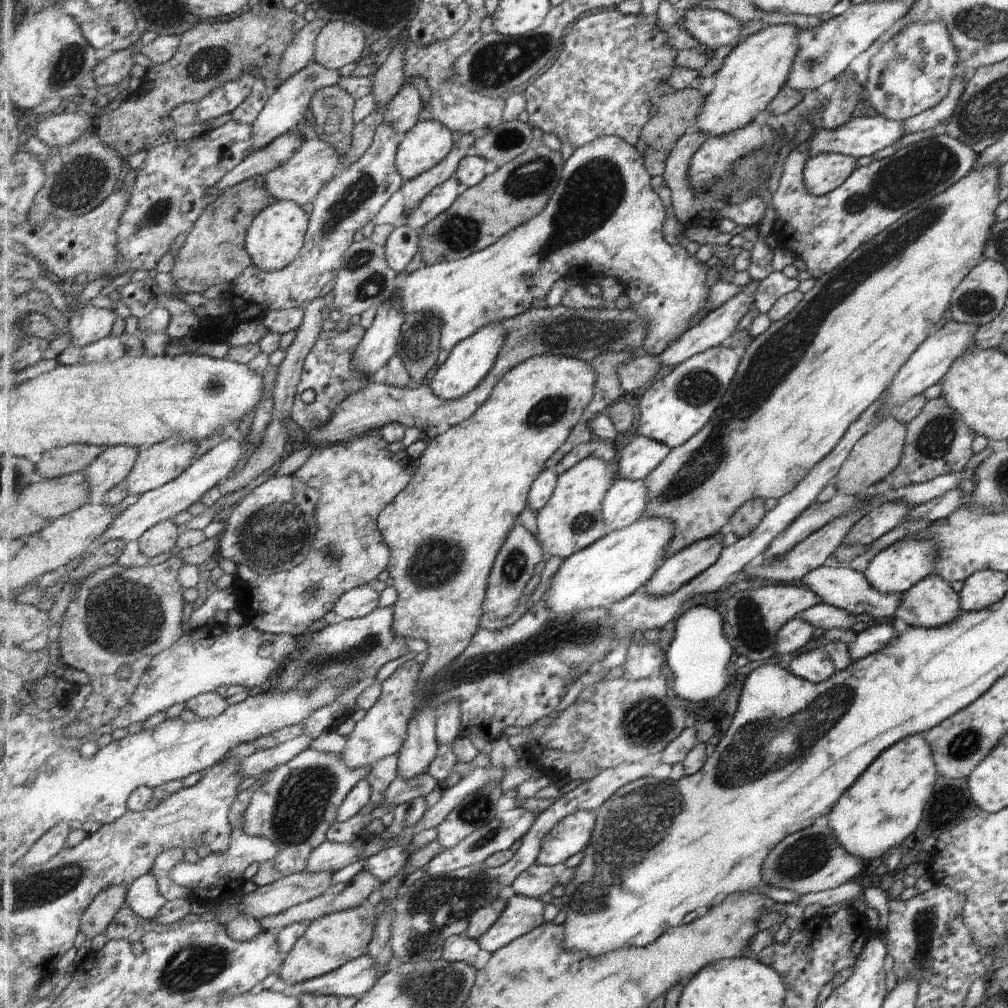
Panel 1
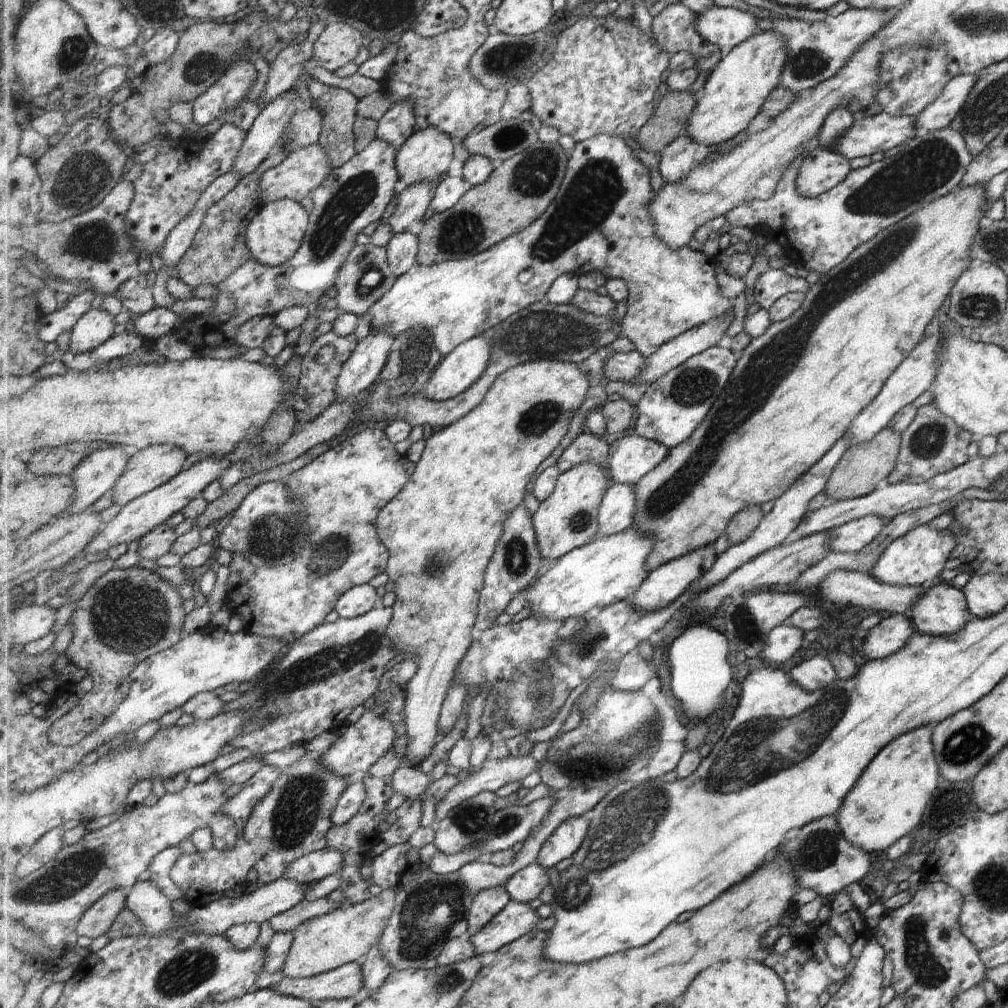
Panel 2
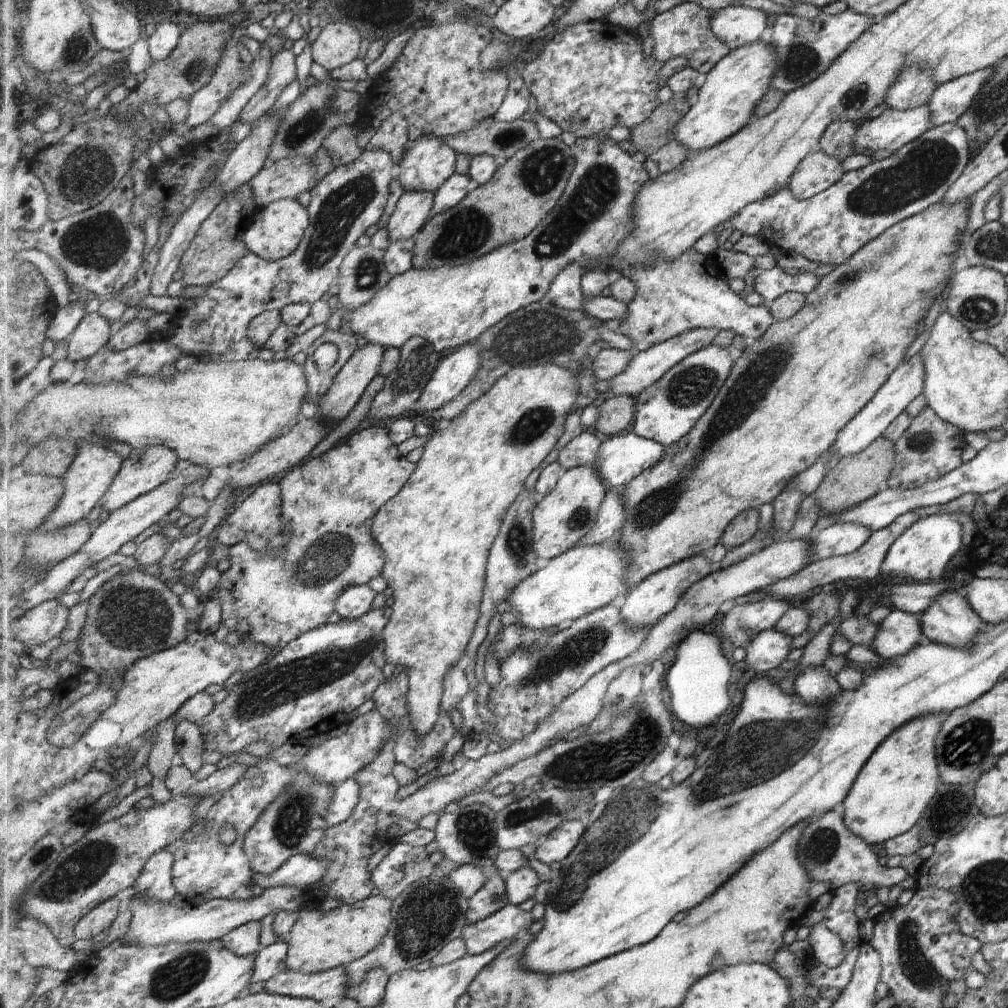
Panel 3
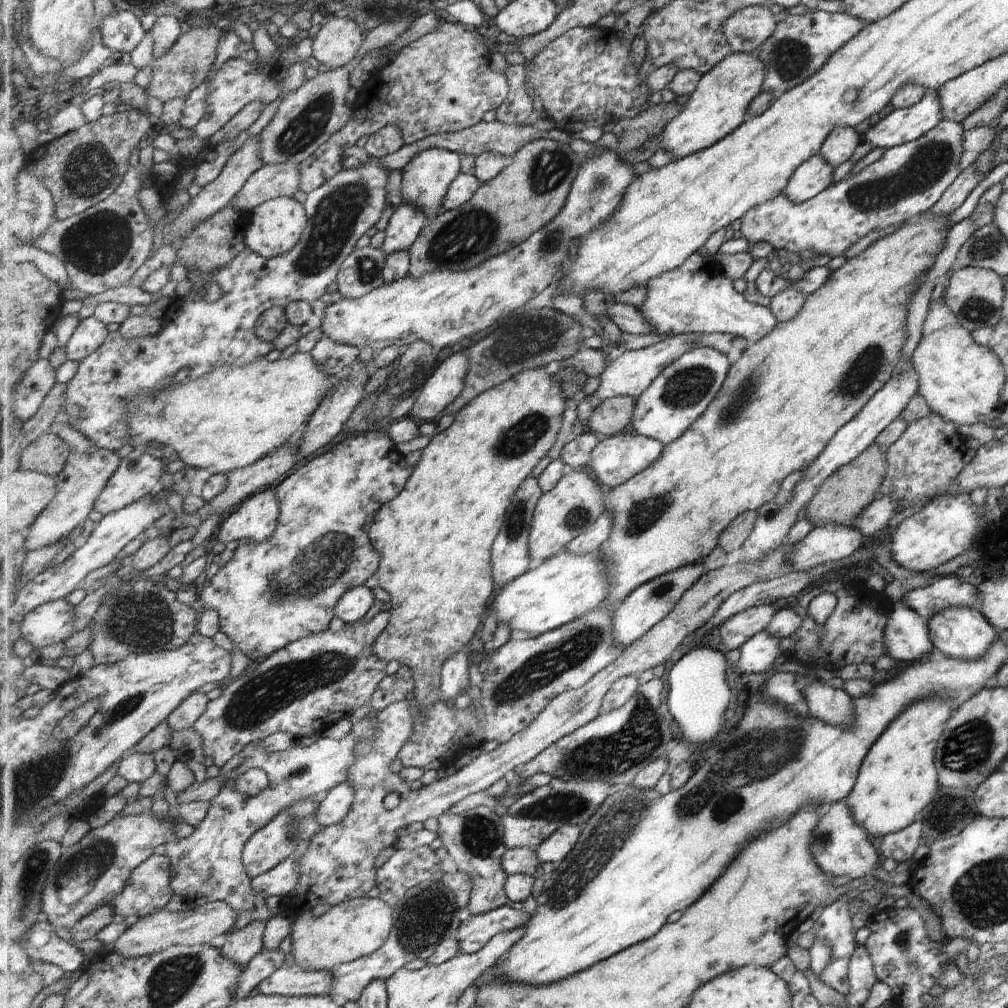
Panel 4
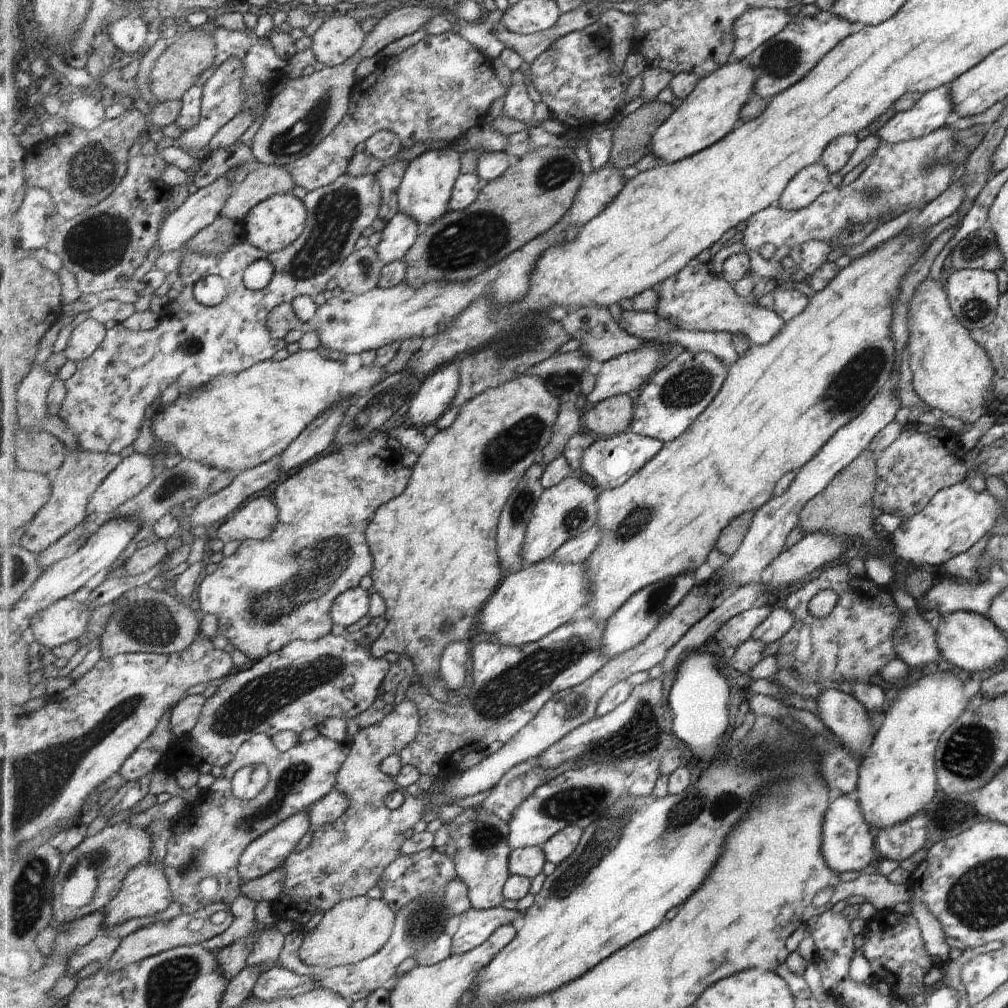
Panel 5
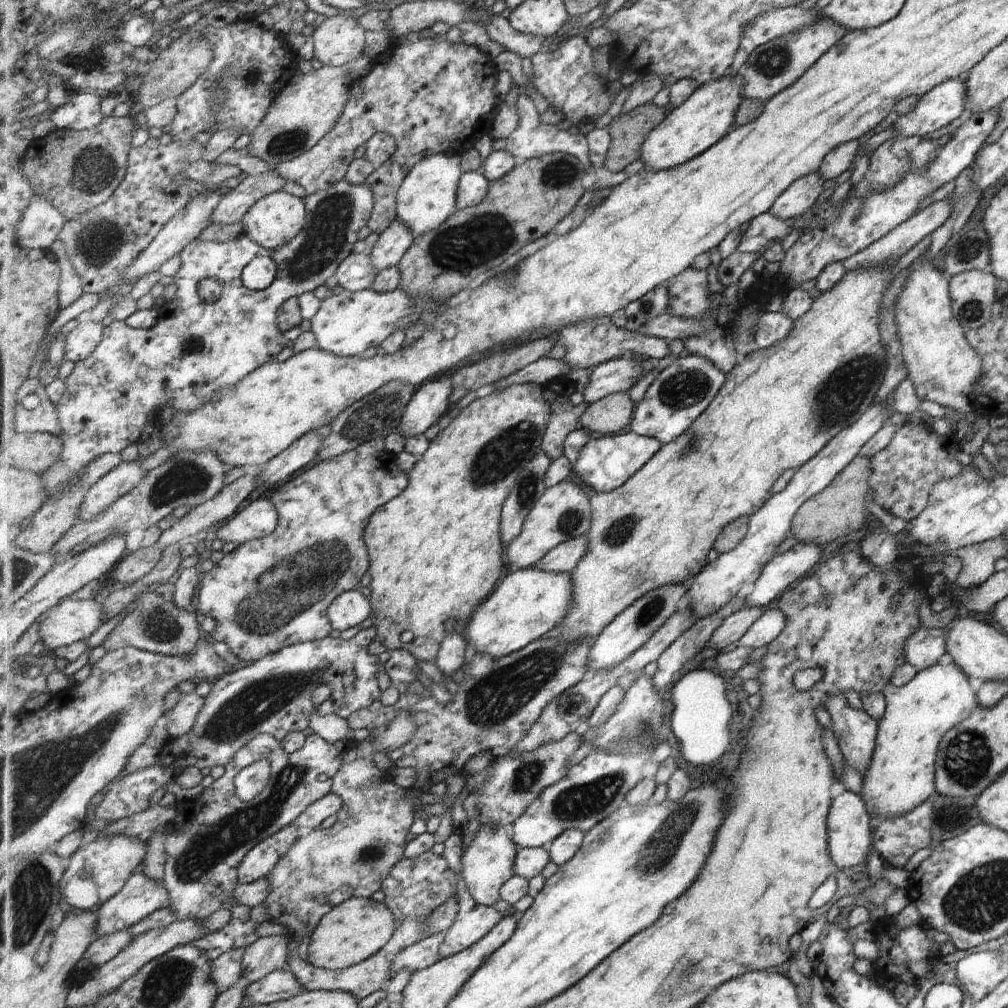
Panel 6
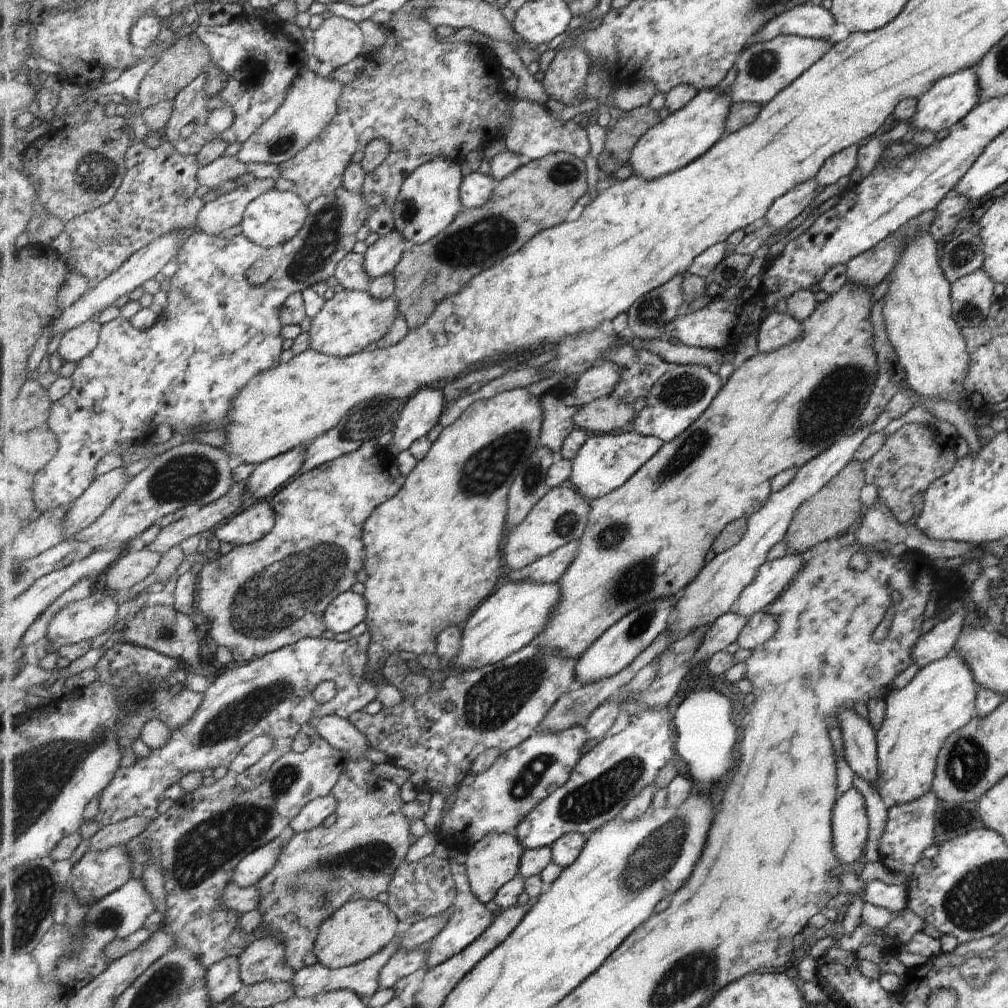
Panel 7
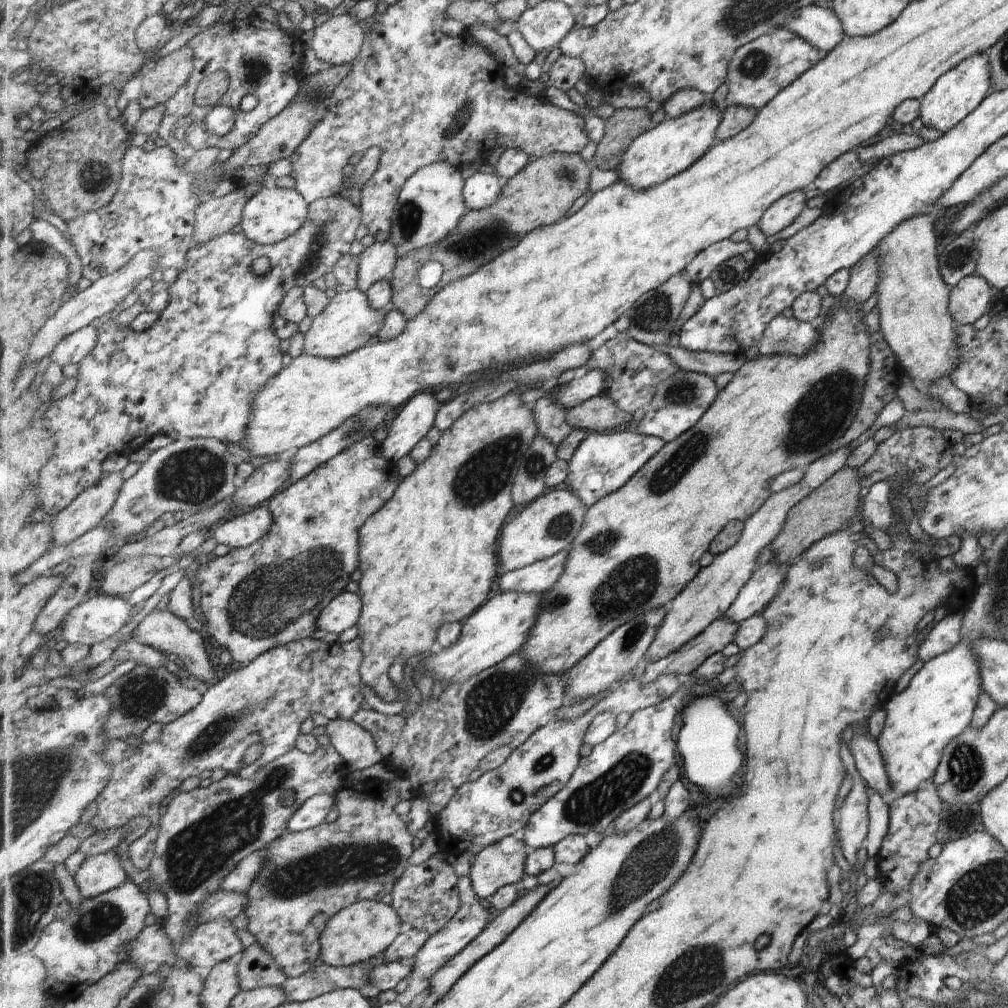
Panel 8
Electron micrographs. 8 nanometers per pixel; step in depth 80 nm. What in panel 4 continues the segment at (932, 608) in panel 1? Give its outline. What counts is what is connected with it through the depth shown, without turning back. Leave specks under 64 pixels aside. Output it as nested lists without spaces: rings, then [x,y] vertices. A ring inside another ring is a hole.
[[[955,605],[938,610],[926,620],[926,627],[933,649],[945,656],[964,661],[980,657],[999,635],[997,629],[992,627],[979,611]]]

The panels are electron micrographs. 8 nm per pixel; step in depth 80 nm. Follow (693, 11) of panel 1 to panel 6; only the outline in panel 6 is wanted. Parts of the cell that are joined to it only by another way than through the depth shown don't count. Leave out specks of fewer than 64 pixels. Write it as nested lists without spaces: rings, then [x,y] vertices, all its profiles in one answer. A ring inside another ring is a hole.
[[[798,7],[776,8],[756,16],[743,27],[743,38],[729,74],[737,76],[748,56],[757,47],[790,32],[798,31],[804,26],[812,25],[821,18],[823,17],[815,9],[803,10]]]

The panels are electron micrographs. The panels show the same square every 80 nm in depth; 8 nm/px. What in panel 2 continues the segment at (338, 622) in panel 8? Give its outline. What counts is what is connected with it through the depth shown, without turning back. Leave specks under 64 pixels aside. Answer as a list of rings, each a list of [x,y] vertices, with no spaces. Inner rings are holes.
[[[357,585],[343,594],[336,604],[336,612],[344,619],[352,619],[379,607],[379,594],[369,585]]]

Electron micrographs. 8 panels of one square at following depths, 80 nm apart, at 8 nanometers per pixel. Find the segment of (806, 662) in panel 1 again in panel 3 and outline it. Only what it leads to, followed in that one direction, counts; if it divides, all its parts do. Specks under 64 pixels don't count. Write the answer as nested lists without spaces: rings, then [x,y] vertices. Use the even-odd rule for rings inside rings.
[[[823,665],[805,667],[795,675],[793,681],[793,692],[799,695],[804,703],[819,704],[840,690],[837,681]]]

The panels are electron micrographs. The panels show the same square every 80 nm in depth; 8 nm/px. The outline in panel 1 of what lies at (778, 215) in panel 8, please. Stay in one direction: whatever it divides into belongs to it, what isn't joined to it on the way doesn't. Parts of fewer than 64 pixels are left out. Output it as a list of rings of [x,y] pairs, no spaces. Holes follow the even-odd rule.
[[[823,153],[807,158],[801,168],[802,183],[815,196],[831,193],[856,170],[855,160],[852,156],[839,153]]]

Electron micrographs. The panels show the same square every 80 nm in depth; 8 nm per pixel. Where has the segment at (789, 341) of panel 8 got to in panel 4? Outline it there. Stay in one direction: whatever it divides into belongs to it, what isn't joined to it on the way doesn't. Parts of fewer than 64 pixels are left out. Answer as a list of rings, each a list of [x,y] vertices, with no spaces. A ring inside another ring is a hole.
[[[693,253],[681,268],[652,278],[646,286],[645,302],[638,310],[652,327],[653,334],[668,337],[683,333],[731,333],[734,336],[742,336],[752,344],[767,337],[779,324],[771,306],[747,302],[745,296],[733,288],[733,280],[722,271],[720,263],[716,259],[701,256],[698,253]]]

